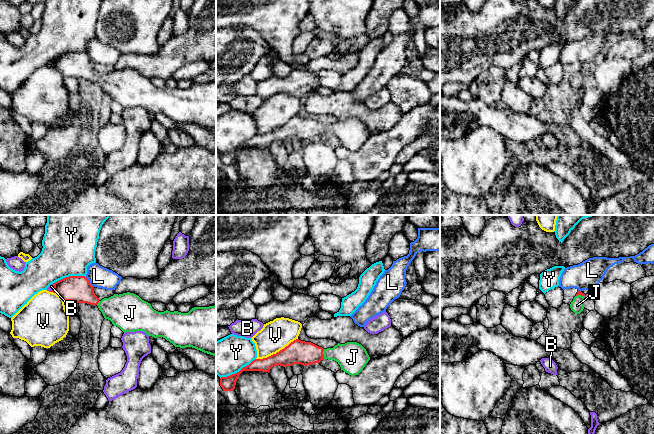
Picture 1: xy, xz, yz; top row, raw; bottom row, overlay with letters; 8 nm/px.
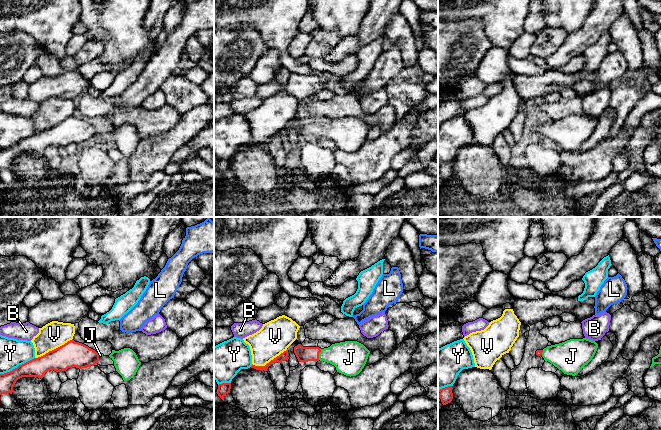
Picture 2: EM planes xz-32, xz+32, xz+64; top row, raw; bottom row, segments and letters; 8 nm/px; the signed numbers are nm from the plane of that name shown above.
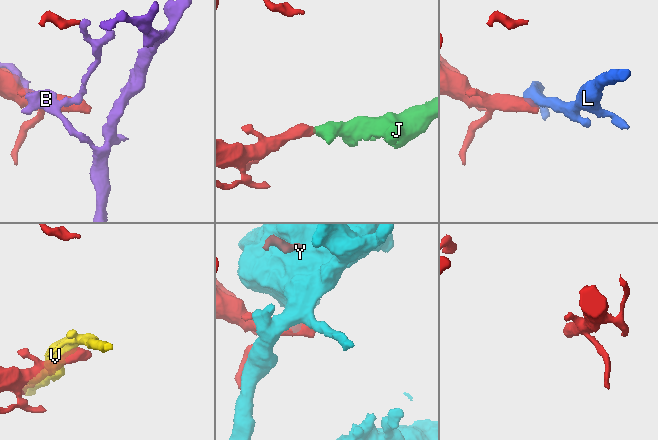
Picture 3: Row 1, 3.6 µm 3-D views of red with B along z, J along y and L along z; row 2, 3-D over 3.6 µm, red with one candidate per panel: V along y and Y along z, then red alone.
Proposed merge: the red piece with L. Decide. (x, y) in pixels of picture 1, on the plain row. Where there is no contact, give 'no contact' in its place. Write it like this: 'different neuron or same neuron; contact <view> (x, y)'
different neuron; contact xy (89, 58)

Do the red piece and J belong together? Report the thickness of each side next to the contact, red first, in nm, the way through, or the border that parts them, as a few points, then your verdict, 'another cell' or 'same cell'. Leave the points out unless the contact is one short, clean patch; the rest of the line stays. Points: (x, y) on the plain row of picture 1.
190 nm thick on the red side, 240 nm on the other; runs through xz (297, 128), (322, 130), (346, 130), (352, 133); same cell

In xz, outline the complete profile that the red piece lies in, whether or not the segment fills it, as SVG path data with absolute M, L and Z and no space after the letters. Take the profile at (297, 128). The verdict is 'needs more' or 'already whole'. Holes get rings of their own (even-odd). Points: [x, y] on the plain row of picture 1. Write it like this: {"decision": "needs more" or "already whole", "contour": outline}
{"decision": "needs more", "contour": "M294 116L284 125L267 134L255 135L239 148L220 154L220 162L223 167L235 165L236 157L243 147L268 148L273 142L303 142L319 139L323 135L336 137L341 146L351 152L358 151L370 136L366 125L357 118L338 119L333 124L324 125L311 118Z"}

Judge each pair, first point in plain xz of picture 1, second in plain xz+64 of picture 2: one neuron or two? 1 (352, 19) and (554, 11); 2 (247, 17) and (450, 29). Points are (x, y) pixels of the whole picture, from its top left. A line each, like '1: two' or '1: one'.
1: one
2: two

